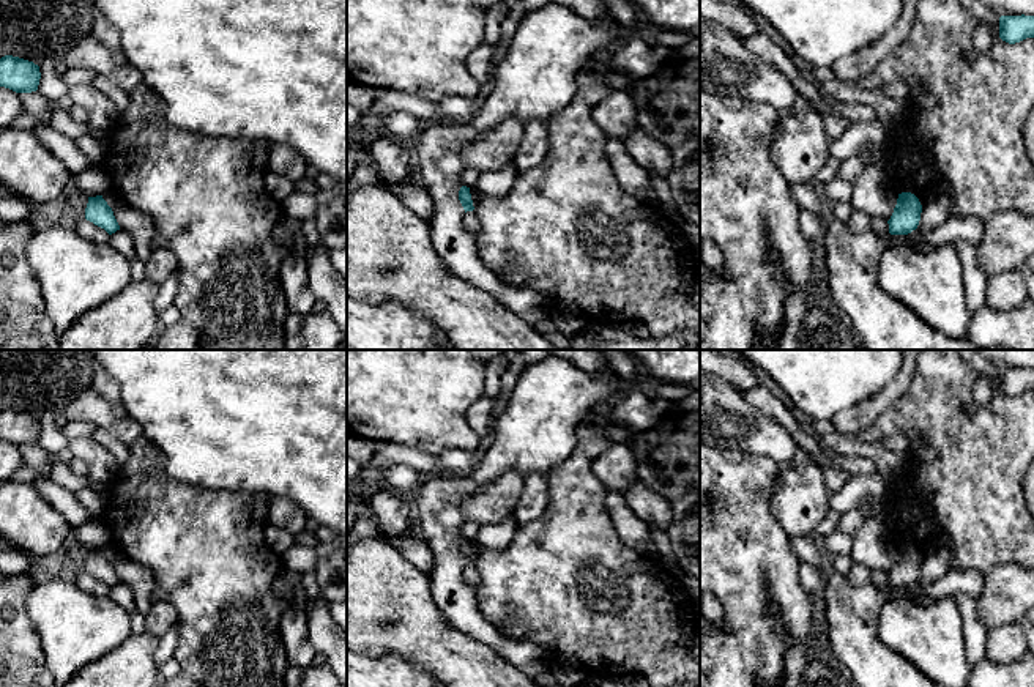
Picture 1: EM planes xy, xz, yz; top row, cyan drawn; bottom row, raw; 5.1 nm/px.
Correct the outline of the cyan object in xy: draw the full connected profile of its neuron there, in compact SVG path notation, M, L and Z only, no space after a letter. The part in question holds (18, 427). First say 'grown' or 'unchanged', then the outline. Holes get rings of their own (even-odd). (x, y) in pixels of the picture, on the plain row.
unchanged; M13 408L0 411L0 440L16 446L32 446L38 443L39 432L39 419L33 414Z

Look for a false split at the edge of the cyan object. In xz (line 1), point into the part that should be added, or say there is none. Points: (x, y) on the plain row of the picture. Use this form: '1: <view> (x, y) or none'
1: none

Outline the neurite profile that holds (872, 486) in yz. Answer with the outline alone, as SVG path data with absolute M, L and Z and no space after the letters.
M876 471L865 476L851 476L840 490L829 495L829 509L845 514L857 507L864 498L886 501L891 488L892 482Z

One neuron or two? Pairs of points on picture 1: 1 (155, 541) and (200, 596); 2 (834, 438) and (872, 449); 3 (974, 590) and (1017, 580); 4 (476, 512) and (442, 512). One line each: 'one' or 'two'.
1: one
2: one
3: two
4: two

